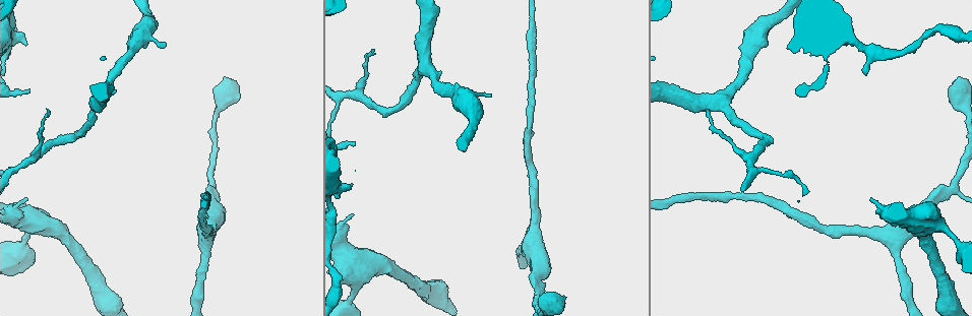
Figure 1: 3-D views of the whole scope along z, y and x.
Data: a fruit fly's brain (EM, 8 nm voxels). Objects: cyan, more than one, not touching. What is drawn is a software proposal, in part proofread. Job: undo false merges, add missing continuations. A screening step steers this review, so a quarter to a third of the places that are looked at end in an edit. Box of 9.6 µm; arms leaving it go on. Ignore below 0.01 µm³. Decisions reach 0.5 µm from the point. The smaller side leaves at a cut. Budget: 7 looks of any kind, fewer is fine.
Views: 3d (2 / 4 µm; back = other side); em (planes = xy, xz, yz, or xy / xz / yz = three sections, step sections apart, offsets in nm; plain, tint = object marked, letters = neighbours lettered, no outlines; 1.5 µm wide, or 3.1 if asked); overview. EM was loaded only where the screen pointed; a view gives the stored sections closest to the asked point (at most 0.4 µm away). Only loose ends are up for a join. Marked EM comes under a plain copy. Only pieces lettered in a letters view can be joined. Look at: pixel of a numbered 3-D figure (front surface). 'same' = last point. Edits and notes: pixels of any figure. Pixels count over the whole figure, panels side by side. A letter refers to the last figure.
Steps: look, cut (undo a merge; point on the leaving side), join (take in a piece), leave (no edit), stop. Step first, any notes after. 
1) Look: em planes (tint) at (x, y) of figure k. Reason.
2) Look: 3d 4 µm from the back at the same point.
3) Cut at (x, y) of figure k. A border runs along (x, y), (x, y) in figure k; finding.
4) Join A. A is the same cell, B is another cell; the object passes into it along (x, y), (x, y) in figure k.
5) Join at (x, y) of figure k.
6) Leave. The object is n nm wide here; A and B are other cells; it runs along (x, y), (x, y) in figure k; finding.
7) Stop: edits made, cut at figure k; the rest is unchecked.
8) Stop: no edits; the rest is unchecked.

Look: 3d 2 µm from the back at (29, 92) of figure 1. An open end.

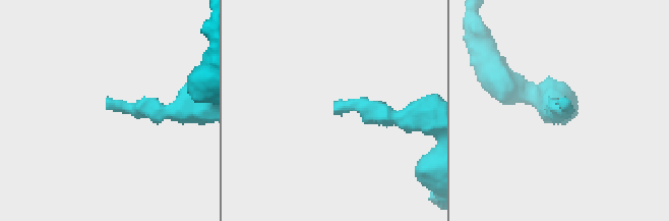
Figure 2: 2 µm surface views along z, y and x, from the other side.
Look: em xz step 4 (tint) at (558, 104) of figure 2.

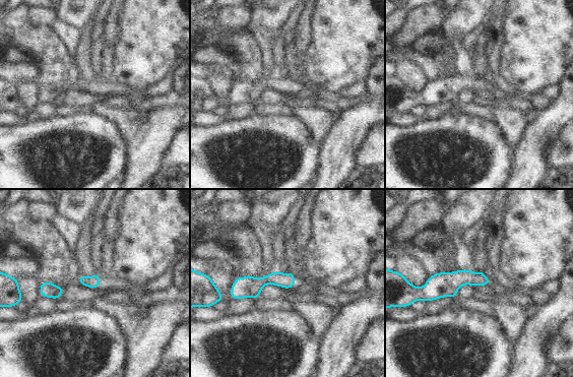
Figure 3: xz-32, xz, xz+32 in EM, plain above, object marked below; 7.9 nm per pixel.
Look: em xz step 4 (letters) at the same point. What lies round it.

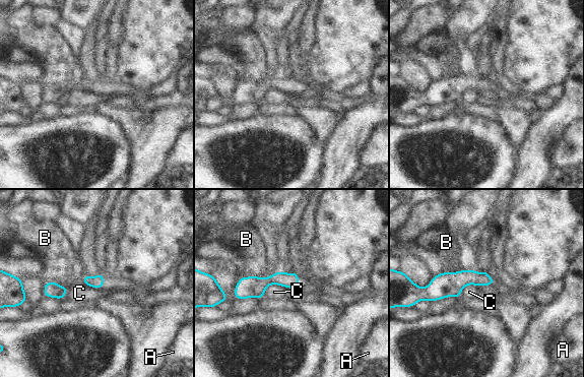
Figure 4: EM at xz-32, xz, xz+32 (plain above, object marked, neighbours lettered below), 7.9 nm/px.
Leave. A, B and C are other cells; no lettered piece goes on from it.

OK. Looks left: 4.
Look: em planes (letters) at (351, 214) of figure 1. Branch stops here.

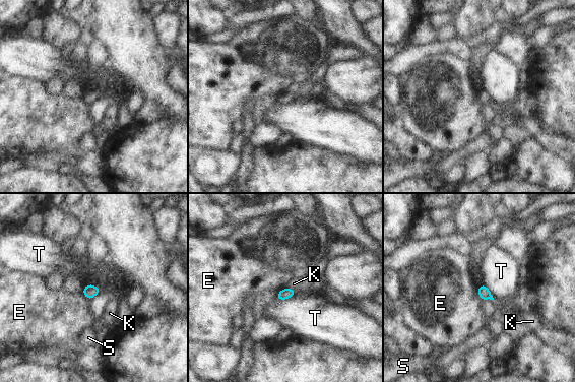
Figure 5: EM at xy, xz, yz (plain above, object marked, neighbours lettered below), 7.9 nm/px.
Leave. E, K, S and T are other cells; a border runs along (285, 288), (295, 290) in figure 5; none of them fits.

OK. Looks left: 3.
Look: em yz step 8 (letters) at (46, 109) of figure 1. Tapers out.

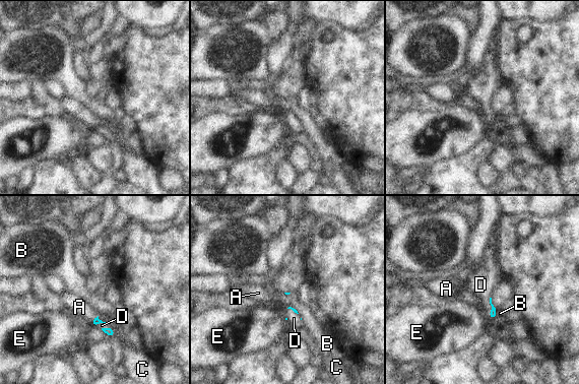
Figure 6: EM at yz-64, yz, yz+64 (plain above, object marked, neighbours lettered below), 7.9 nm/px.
Join D. D is the same cell, A, B, C and E are other cells; the object passes into it along (493, 312), (492, 308), (480, 284) in figure 6; the cell continues.

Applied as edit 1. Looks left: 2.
Stop: edits made, join at figure 6; the rest is unchecked.

